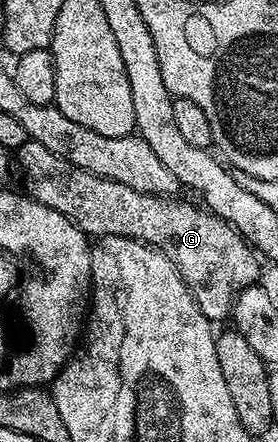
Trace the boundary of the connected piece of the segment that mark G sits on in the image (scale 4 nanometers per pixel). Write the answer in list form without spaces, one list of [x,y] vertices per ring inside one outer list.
[[[27,138],[24,146],[18,148],[16,163],[17,166],[18,163],[22,166],[22,175],[26,178],[25,190],[30,198],[68,217],[68,221],[75,223],[87,237],[104,235],[128,237],[137,242],[146,243],[163,254],[180,273],[184,285],[189,289],[190,296],[195,299],[200,312],[211,321],[229,320],[234,309],[234,298],[244,288],[253,287],[259,282],[260,259],[254,248],[242,238],[232,224],[226,223],[217,215],[210,214],[201,206],[192,207],[184,203],[180,197],[140,193],[136,189],[128,189],[128,185],[120,185],[120,181],[108,181],[104,177],[88,173],[64,161],[64,157],[56,157],[48,149],[44,149],[44,145],[40,145],[32,138]]]

